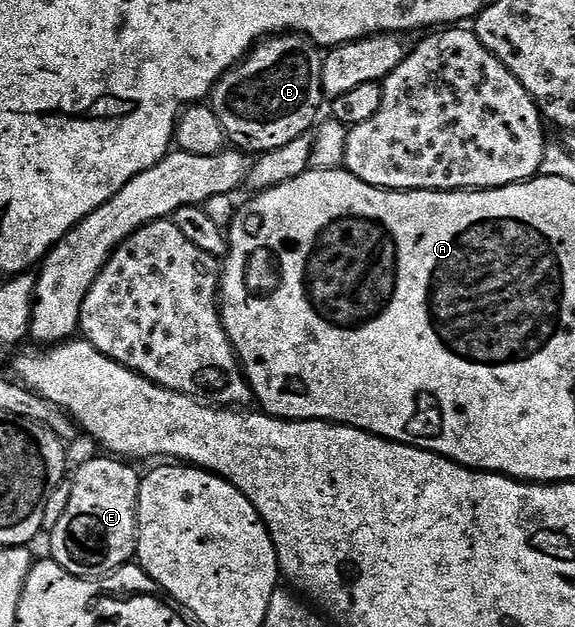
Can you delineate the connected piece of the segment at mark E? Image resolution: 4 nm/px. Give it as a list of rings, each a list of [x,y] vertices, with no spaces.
[[[111,456],[96,457],[88,461],[76,477],[71,478],[70,507],[66,507],[66,515],[58,522],[58,527],[50,534],[52,541],[51,560],[57,561],[63,569],[70,571],[76,577],[99,579],[107,577],[115,569],[129,564],[136,555],[136,508],[140,498],[141,474],[131,469],[131,464]]]

